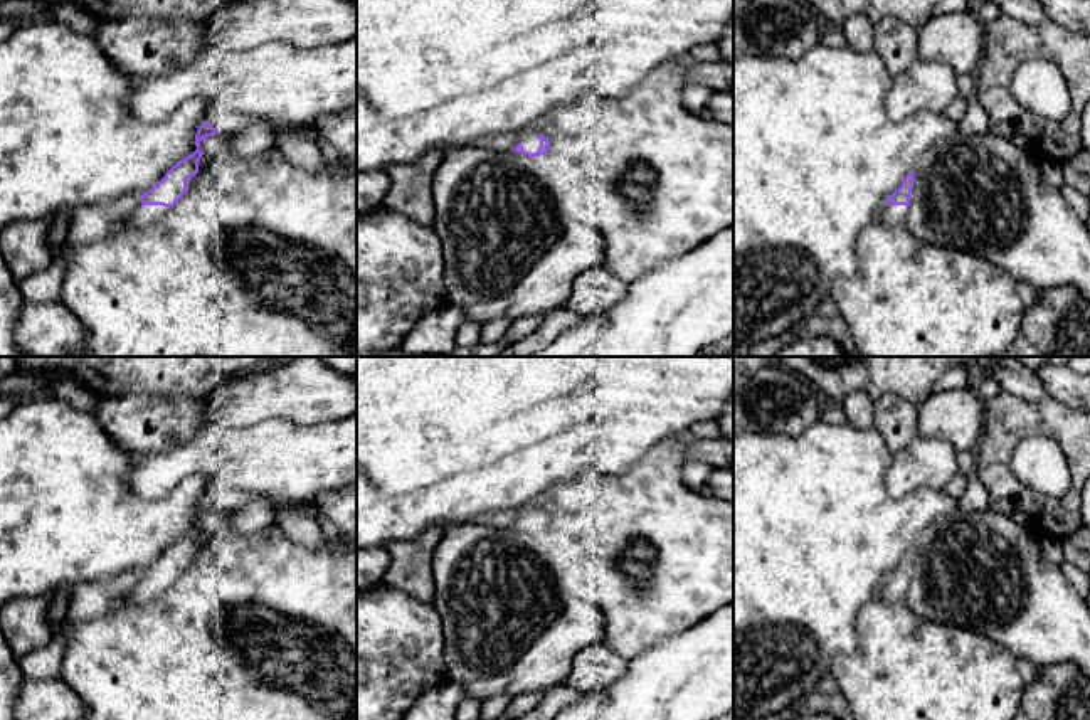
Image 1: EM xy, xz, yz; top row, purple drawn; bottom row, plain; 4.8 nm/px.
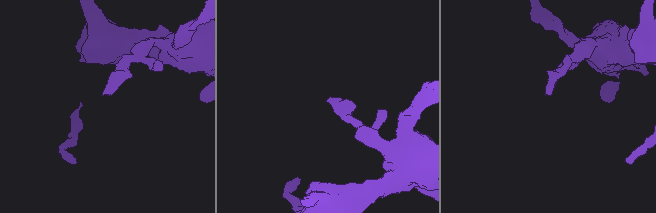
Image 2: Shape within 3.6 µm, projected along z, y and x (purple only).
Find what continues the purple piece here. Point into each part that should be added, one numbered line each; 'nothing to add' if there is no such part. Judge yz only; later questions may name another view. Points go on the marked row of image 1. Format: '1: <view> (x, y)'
1: yz (890, 214)

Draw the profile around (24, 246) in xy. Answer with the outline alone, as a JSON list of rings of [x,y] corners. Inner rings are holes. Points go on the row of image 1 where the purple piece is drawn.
[[[52,219],[17,220],[0,230],[0,254],[15,281],[50,266],[56,256],[47,241]]]

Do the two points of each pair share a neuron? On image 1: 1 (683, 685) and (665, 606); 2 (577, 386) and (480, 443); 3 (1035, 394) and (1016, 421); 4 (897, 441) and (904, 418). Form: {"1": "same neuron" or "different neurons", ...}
{"1": "different neurons", "2": "same neuron", "3": "different neurons", "4": "same neuron"}

